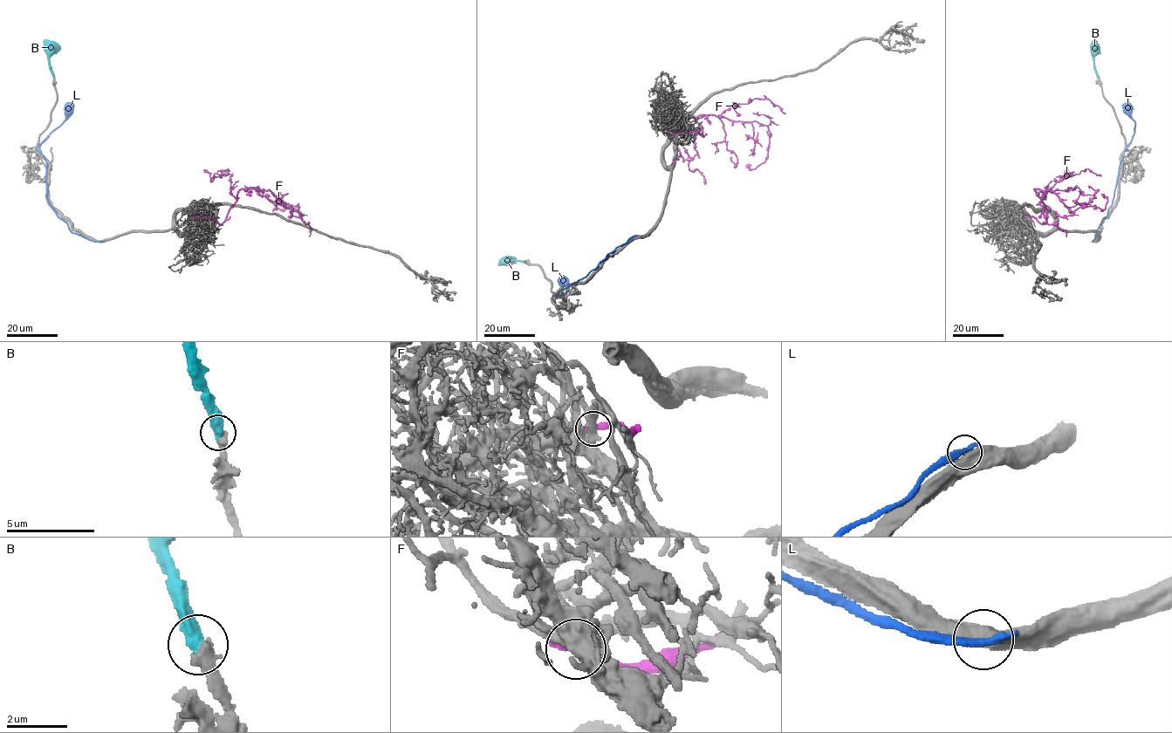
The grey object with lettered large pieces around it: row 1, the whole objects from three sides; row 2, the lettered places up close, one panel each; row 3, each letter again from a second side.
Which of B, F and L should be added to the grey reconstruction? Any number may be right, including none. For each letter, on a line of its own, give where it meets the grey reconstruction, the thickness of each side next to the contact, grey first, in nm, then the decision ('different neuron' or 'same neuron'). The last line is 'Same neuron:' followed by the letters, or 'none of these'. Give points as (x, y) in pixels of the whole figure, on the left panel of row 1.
B: contact (53, 76); calibres 480 and 500 nm; same neuron
F: contact (190, 216); calibres 480 and 360 nm; different neuron
L: contact (99, 241); calibres 550 and 360 nm; different neuron
Same neuron: B

